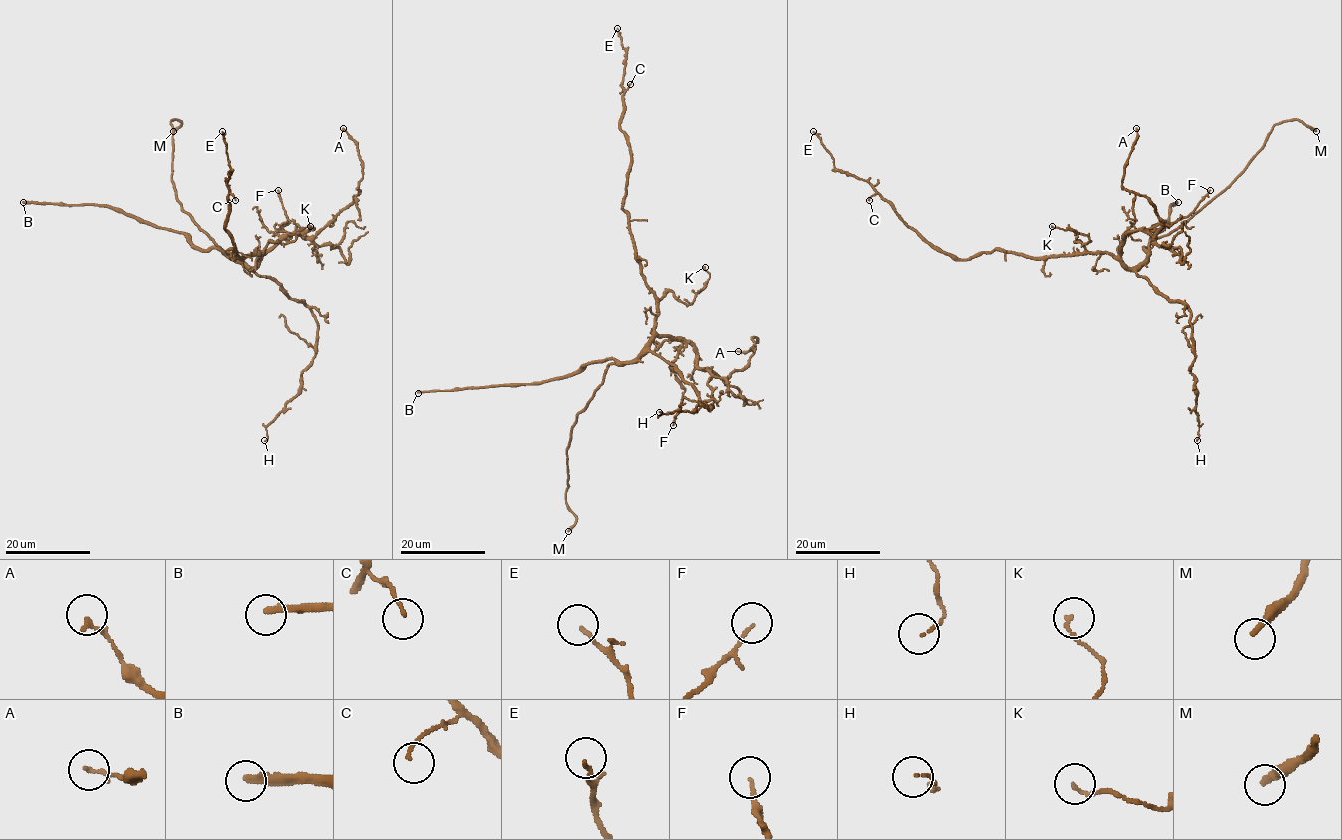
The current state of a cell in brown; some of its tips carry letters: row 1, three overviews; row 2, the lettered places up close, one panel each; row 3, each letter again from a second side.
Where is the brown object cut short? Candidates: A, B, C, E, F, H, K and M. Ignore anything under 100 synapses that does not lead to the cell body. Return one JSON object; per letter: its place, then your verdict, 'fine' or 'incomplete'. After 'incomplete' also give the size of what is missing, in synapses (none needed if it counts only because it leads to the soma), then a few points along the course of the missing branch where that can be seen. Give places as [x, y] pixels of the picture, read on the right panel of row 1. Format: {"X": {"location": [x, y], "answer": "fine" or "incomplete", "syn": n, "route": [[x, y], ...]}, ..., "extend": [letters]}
{"A": {"location": [1136, 128], "answer": "fine"}, "B": {"location": [1178, 202], "answer": "incomplete", "syn": 300}, "C": {"location": [869, 200], "answer": "fine"}, "E": {"location": [813, 131], "answer": "fine"}, "F": {"location": [1210, 190], "answer": "fine"}, "H": {"location": [1197, 440], "answer": "fine"}, "K": {"location": [1052, 226], "answer": "fine"}, "M": {"location": [1316, 131], "answer": "fine"}, "extend": ["B"]}

